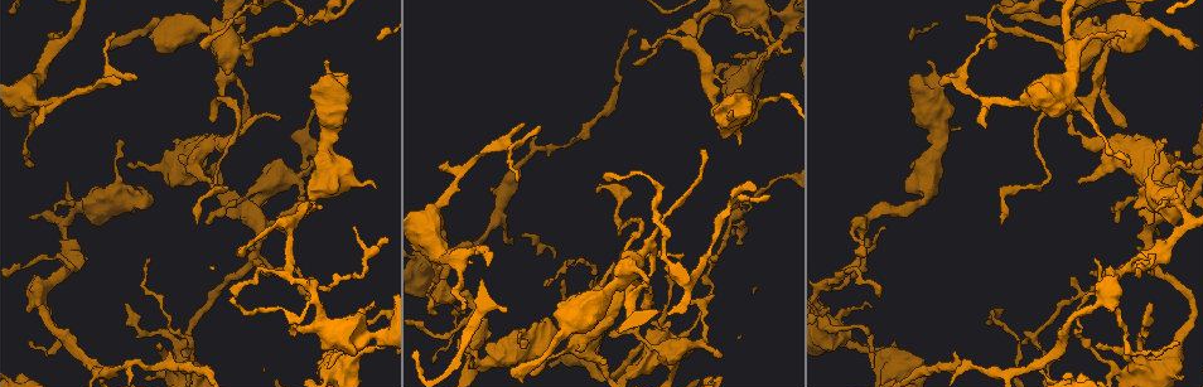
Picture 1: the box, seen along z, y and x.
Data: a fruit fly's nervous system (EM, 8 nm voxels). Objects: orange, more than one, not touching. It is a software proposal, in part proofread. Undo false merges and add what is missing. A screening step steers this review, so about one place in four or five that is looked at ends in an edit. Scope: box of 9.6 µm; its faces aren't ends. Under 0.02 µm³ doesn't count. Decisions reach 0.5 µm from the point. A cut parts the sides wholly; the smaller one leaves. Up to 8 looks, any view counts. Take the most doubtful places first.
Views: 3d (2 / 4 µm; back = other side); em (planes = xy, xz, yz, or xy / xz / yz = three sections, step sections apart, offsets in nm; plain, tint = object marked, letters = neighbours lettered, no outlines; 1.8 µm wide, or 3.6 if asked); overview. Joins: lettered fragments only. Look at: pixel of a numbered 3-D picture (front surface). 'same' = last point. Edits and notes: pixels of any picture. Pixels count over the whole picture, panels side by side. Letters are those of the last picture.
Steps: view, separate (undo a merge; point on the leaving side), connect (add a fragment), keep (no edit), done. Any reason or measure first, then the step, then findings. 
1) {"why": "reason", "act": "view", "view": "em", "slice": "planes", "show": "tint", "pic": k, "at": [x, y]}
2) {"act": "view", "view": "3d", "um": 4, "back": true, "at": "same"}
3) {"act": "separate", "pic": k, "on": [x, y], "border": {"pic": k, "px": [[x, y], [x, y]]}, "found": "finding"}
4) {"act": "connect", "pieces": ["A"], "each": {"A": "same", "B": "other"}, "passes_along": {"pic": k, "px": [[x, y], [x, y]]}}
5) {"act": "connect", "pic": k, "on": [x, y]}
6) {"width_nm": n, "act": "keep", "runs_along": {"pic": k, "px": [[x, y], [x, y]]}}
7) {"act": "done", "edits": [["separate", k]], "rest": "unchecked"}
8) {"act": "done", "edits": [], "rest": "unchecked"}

{"why": "four arms meet", "act": "view", "view": "em", "um": 3.6, "slice": "xy", "step": 8, "show": "letters", "pic": 1, "at": [220, 41]}

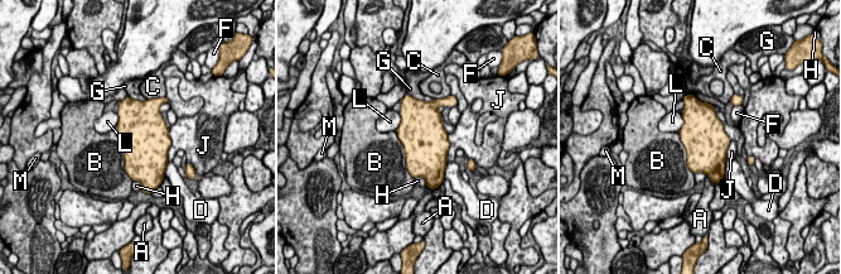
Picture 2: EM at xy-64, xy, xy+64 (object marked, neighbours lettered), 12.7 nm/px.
{"act": "keep", "each": {"A": "other", "B": "other", "C": "other", "D": "other", "F": "other", "G": "other", "H": "other", "J": "other", "L": "other", "M": "other"}, "border": {"pic": 2, "px": [[115, 131], [124, 169], [133, 179]]}, "found": "continuous, no second neuron"}

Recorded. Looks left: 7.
{"why": "long arm stops here", "act": "view", "view": "3d", "um": 4, "pic": 1, "at": [327, 61]}

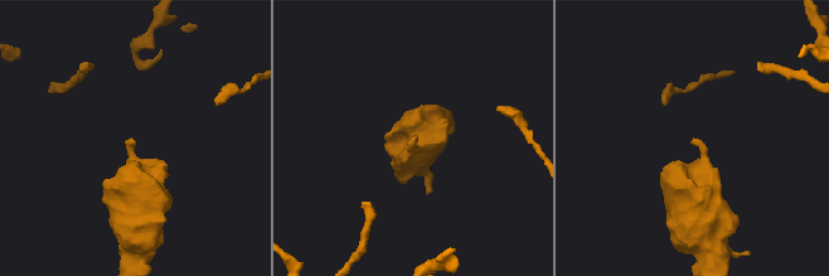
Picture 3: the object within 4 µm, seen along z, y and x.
{"why": "now the EM", "act": "view", "view": "em", "slice": "xz", "step": 16, "show": "tint", "pic": 3, "at": [133, 139]}

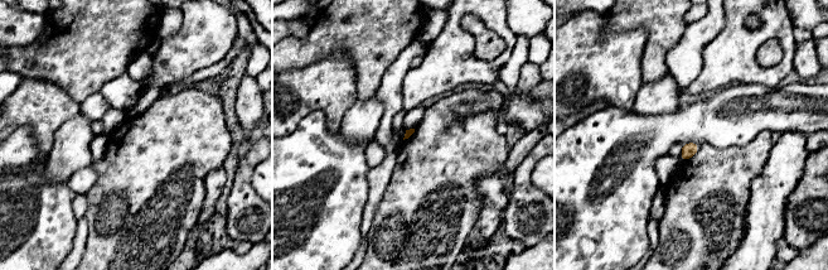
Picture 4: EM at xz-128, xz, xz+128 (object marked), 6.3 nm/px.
{"why": "another direction", "act": "view", "view": "em", "slice": "planes", "show": "letters", "at": "same"}

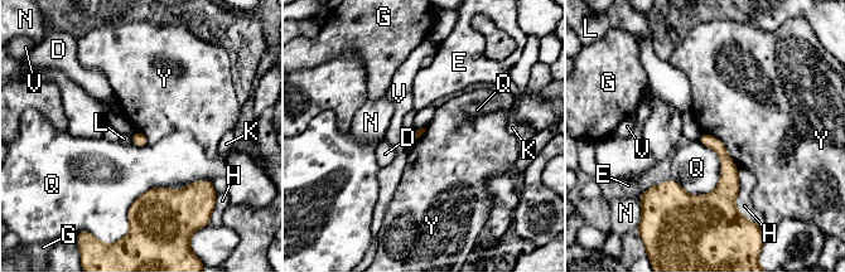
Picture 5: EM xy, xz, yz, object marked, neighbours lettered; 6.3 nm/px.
{"act": "keep", "each": {"D": "other", "E": "other", "G": "other", "H": "other", "K": "other", "L": "other", "N": "other", "Q": "other", "V": "other", "Y": "other"}, "runs_along": {"pic": 5, "px": [[704, 136], [727, 165], [713, 208]]}, "found": "no lettered fragment goes on from it"}

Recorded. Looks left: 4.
{"why": "thick turns thin", "act": "view", "view": "em", "slice": "xz", "step": 4, "show": "letters", "pic": 1, "at": [292, 223]}

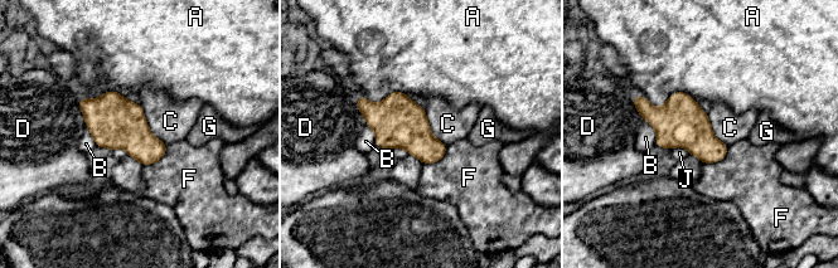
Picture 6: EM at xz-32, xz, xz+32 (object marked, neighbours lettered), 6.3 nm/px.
{"longest_contact_nm": ["A", 380], "act": "keep", "each": {"A": "other", "B": "other", "C": "other", "D": "other", "F": "other", "G": "other", "J": "other"}, "border": {"pic": 6, "px": [[140, 103], [149, 130], [166, 144]]}, "found": "one neuron here"}

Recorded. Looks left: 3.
{"why": "an open end", "act": "view", "view": "3d", "um": 4, "pic": 1, "at": [524, 122]}

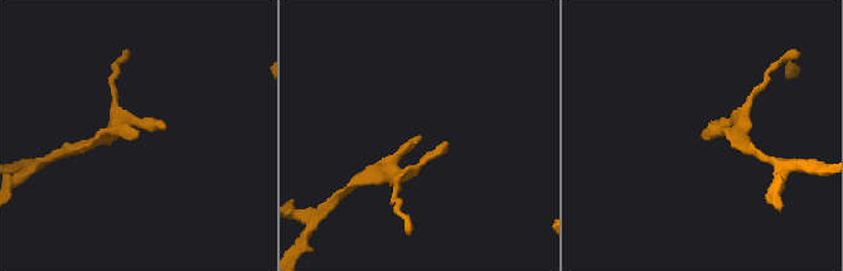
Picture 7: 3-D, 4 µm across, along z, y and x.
{"why": "now the EM", "act": "view", "view": "em", "um": 3.6, "slice": "planes", "show": "letters", "pic": 7, "at": [135, 139]}

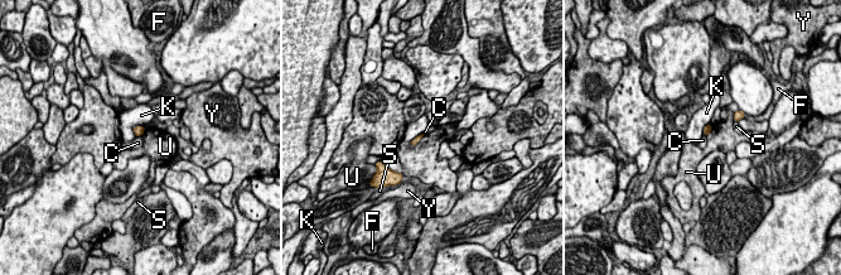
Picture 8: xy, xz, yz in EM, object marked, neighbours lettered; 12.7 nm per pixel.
{"longest_contact_nm": ["U", 240], "act": "keep", "each": {"C": "other", "F": "other", "K": "other", "S": "other", "U": "other", "Y": "other"}, "border": {"pic": 8, "px": [[140, 135], [136, 138]]}, "found": "none of them fits"}

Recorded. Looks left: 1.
{"act": "done", "edits": [], "rest": "unchecked"}

